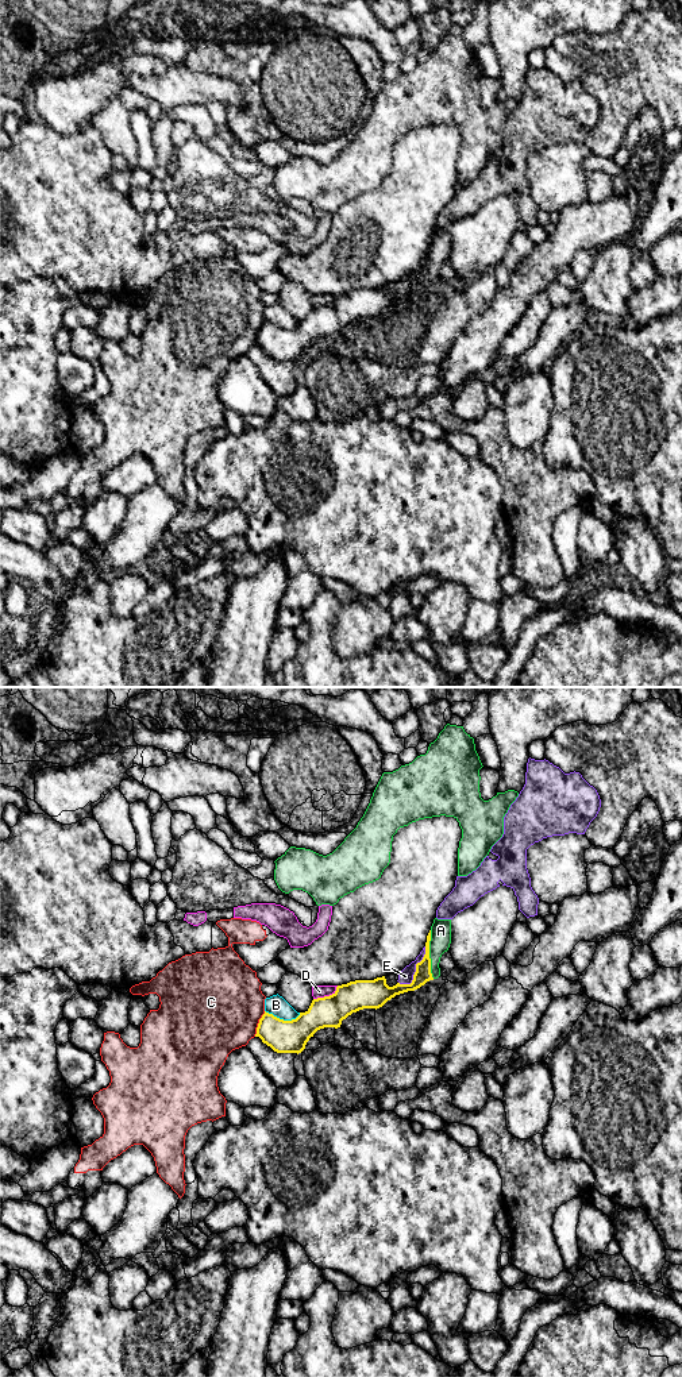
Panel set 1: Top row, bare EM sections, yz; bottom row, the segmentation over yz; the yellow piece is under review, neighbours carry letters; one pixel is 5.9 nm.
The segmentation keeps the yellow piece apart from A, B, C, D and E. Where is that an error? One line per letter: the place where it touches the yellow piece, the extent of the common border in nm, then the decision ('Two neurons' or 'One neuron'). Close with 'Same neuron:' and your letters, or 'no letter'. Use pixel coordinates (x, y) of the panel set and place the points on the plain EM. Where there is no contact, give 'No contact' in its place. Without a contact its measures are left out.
A: Touches yellow at yz (428, 263). Shared border 280 nm. One neuron
B: Touches yellow at yz (282, 328). Shared border 220 nm. Two neurons
C: Touches yellow at yz (258, 332). Shared border 170 nm. Two neurons
D: Touches yellow at yz (326, 305). Shared border 170 nm. Two neurons
E: Touches yellow at yz (416, 278). Shared border 280 nm. Two neurons
Same neuron: A

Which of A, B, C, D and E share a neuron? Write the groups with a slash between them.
A / B / C / D E

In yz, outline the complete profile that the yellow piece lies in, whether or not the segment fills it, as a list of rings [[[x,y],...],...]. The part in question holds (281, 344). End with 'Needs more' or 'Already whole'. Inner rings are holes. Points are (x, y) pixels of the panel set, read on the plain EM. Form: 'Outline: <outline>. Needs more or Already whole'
Outline: [[[434,228],[431,239],[427,244],[425,251],[425,263],[420,271],[416,273],[416,281],[413,284],[413,289],[411,293],[400,293],[397,292],[393,296],[386,293],[385,285],[377,286],[374,289],[355,289],[347,293],[342,293],[336,296],[336,300],[324,306],[313,308],[309,317],[305,321],[300,321],[296,328],[284,329],[273,323],[265,320],[262,327],[259,328],[257,343],[263,352],[270,355],[277,362],[301,362],[305,358],[307,351],[313,343],[324,336],[340,336],[342,329],[346,328],[352,321],[357,321],[363,317],[379,317],[388,309],[394,306],[396,304],[415,300],[424,294],[427,290],[438,288],[440,285],[440,266],[444,261],[448,259],[451,252],[451,228]]]. Needs more

